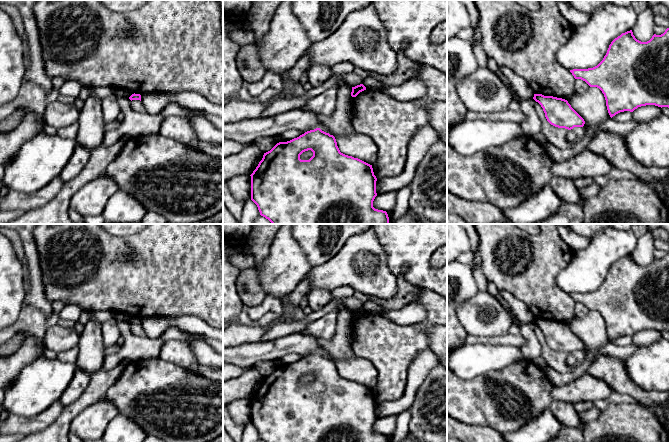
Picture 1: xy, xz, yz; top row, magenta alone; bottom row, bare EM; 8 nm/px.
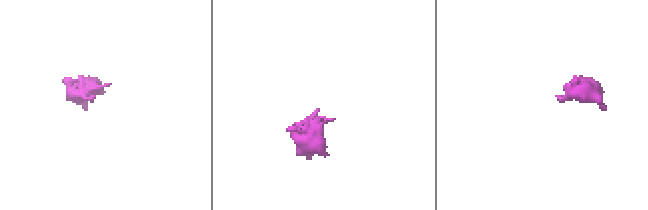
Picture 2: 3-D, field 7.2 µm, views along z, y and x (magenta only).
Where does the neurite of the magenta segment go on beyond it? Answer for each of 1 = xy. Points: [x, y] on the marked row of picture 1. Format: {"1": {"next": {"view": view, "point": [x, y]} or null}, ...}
{"1": {"next": null}}

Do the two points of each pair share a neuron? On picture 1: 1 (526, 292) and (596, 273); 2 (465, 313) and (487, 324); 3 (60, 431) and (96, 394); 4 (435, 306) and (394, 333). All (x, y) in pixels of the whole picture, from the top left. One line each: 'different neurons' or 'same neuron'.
1: different neurons
2: same neuron
3: same neuron
4: same neuron

